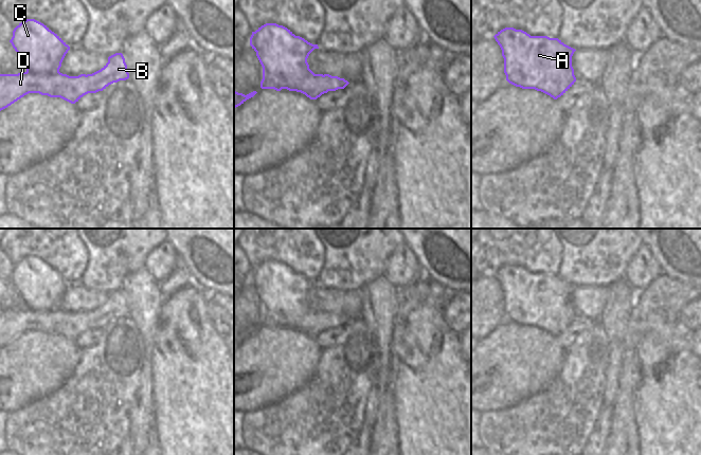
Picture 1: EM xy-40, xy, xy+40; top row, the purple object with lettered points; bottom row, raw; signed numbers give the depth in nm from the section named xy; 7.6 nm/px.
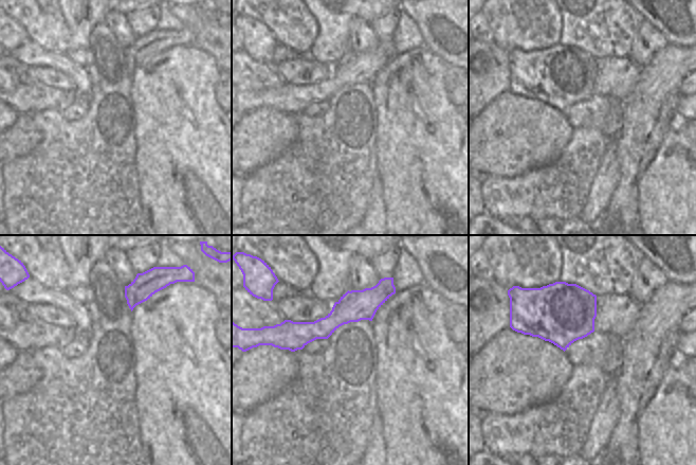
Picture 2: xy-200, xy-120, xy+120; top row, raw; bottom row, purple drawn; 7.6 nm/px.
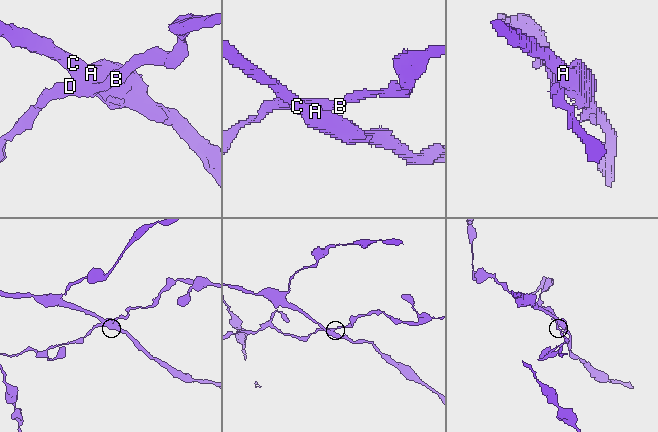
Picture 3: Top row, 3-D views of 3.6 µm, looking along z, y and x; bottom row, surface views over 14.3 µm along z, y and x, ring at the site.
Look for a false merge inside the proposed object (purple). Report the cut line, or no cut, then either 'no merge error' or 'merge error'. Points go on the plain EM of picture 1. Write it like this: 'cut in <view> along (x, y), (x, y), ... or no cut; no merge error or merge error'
cut in xy along (311, 315), (315, 313), (330, 314), (338, 321); merge error

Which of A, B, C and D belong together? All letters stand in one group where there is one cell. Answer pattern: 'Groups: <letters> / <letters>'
Groups: A C / B D

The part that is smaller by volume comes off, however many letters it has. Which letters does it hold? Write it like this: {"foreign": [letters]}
{"foreign": ["B", "D"]}

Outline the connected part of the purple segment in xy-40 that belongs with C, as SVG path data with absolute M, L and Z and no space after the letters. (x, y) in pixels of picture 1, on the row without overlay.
M26 256L13 268L10 277L28 309L56 311L70 284L47 262Z

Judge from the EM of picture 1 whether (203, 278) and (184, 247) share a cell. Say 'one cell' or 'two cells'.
one cell

